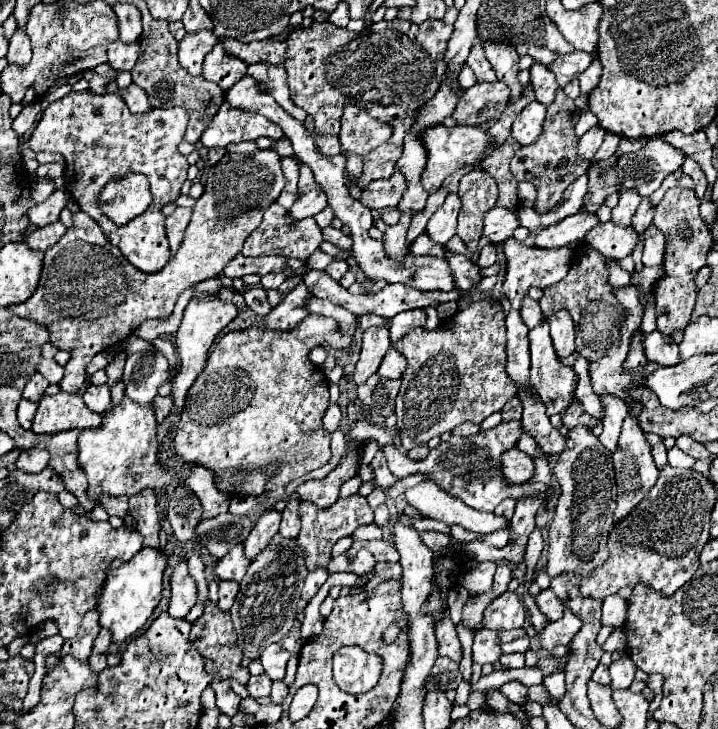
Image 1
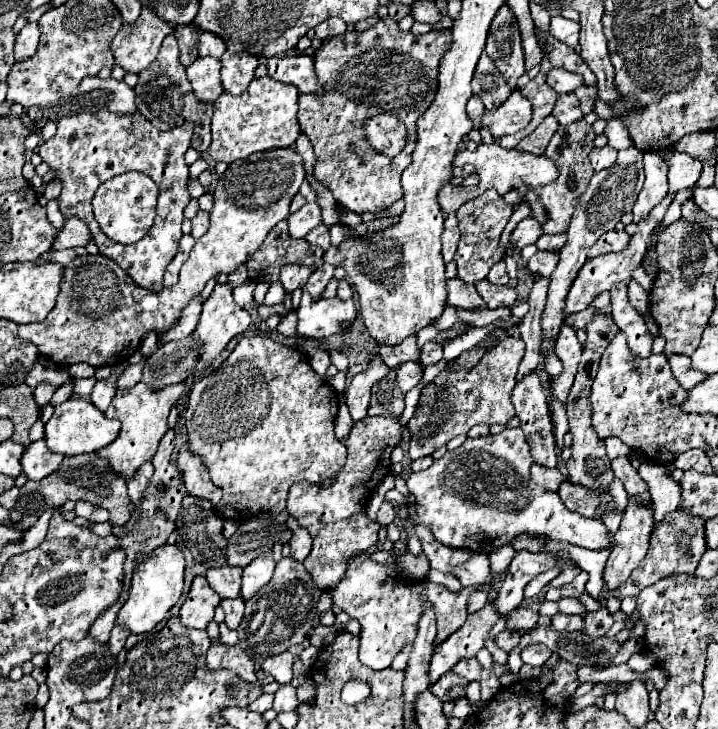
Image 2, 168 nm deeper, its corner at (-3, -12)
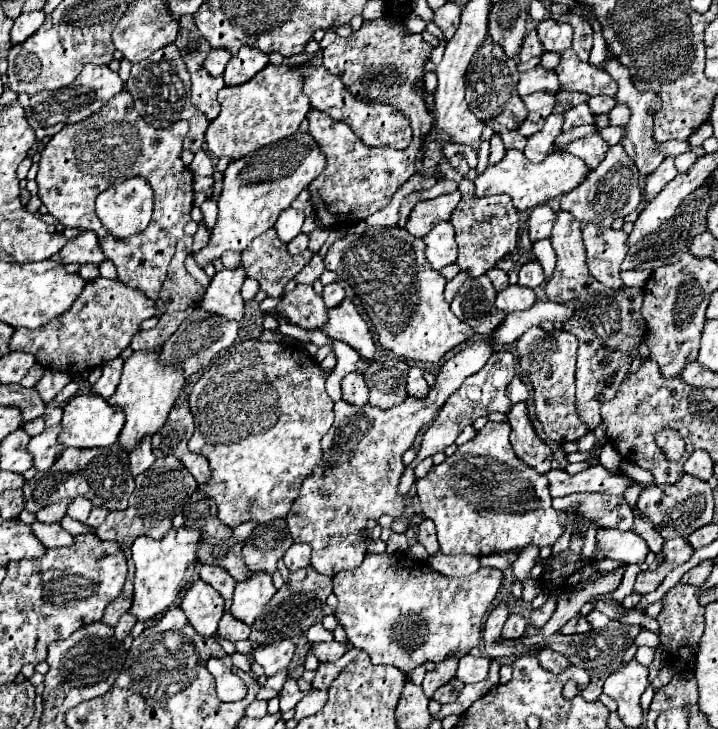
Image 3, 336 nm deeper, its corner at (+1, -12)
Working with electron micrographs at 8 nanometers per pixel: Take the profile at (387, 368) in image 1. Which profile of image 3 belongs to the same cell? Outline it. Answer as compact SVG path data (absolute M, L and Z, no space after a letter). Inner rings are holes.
M414 364L408 370L408 380L406 380L406 392L410 396L424 396L424 392L428 392L428 384L422 376L422 370Z

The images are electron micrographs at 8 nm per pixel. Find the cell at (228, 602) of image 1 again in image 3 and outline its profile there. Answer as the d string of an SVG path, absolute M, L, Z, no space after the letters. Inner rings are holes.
M224 612L222 620L220 620L220 626L218 626L218 634L230 642L236 642L236 640L246 640L248 634L250 634L250 626L244 624L242 620L236 620L230 612Z

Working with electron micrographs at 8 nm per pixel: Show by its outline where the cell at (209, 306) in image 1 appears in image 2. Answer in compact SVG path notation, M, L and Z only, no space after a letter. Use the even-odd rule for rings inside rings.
M216 284L214 292L206 298L194 338L202 340L200 362L214 360L226 344L242 334L250 324L250 314L232 298L232 284Z

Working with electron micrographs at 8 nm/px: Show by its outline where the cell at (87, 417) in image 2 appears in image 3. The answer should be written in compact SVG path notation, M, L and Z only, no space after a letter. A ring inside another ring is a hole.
M80 394L70 398L62 412L62 432L58 436L58 442L66 448L108 448L118 440L120 428L124 426L124 412L112 408L104 398L92 394Z

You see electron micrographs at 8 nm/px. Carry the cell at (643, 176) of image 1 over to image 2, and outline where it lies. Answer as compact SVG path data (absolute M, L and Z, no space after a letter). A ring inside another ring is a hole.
M672 152L666 160L668 164L668 182L670 182L670 190L668 194L676 194L684 188L690 188L698 182L700 172L702 172L702 162L688 156L688 154L680 154L680 152Z

